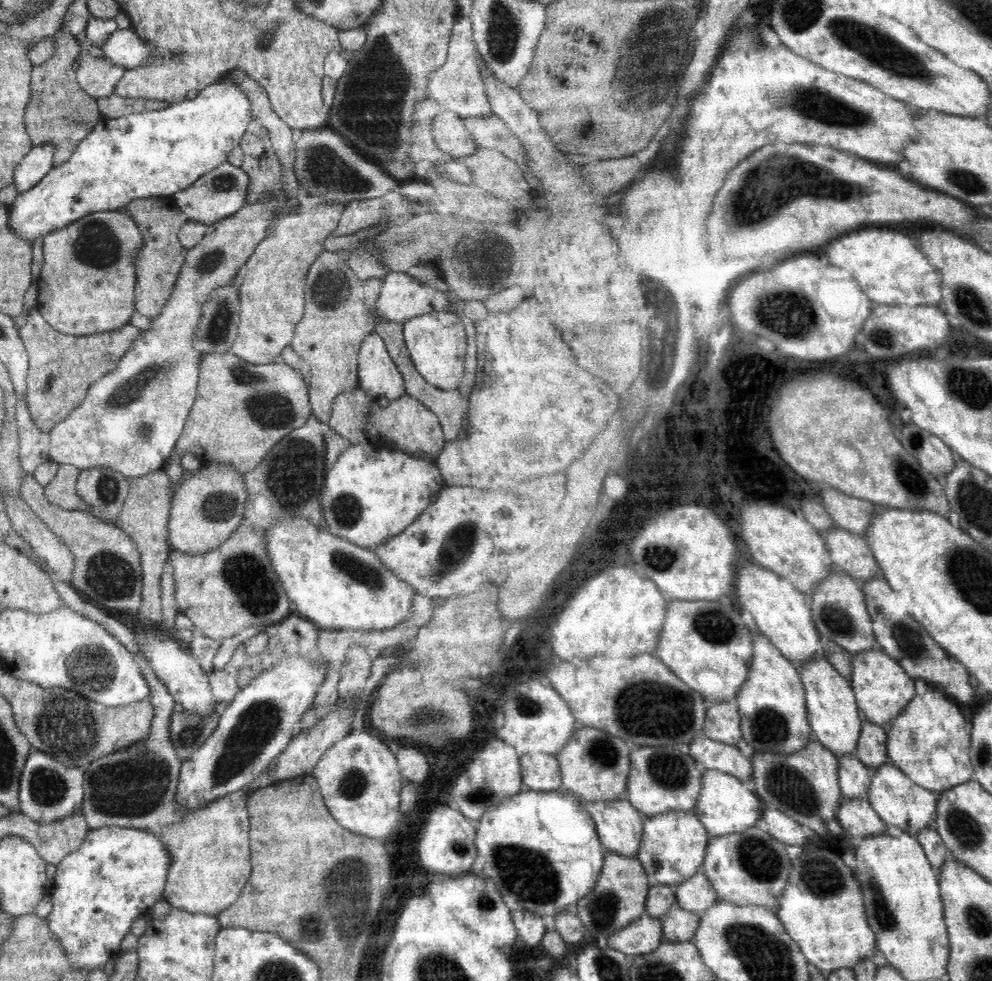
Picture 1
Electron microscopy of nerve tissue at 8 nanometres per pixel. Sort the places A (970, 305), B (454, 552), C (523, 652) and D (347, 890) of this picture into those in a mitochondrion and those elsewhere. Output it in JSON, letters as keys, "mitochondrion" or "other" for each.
{"A":"mitochondrion","B":"mitochondrion","C":"other","D":"mitochondrion"}

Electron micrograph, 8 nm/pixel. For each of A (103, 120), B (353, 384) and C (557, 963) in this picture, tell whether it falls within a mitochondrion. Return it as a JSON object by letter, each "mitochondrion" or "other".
{"A":"other","B":"other","C":"other"}

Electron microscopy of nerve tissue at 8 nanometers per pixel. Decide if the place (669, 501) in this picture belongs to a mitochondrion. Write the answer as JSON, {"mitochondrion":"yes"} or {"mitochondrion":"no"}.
{"mitochondrion":"no"}

